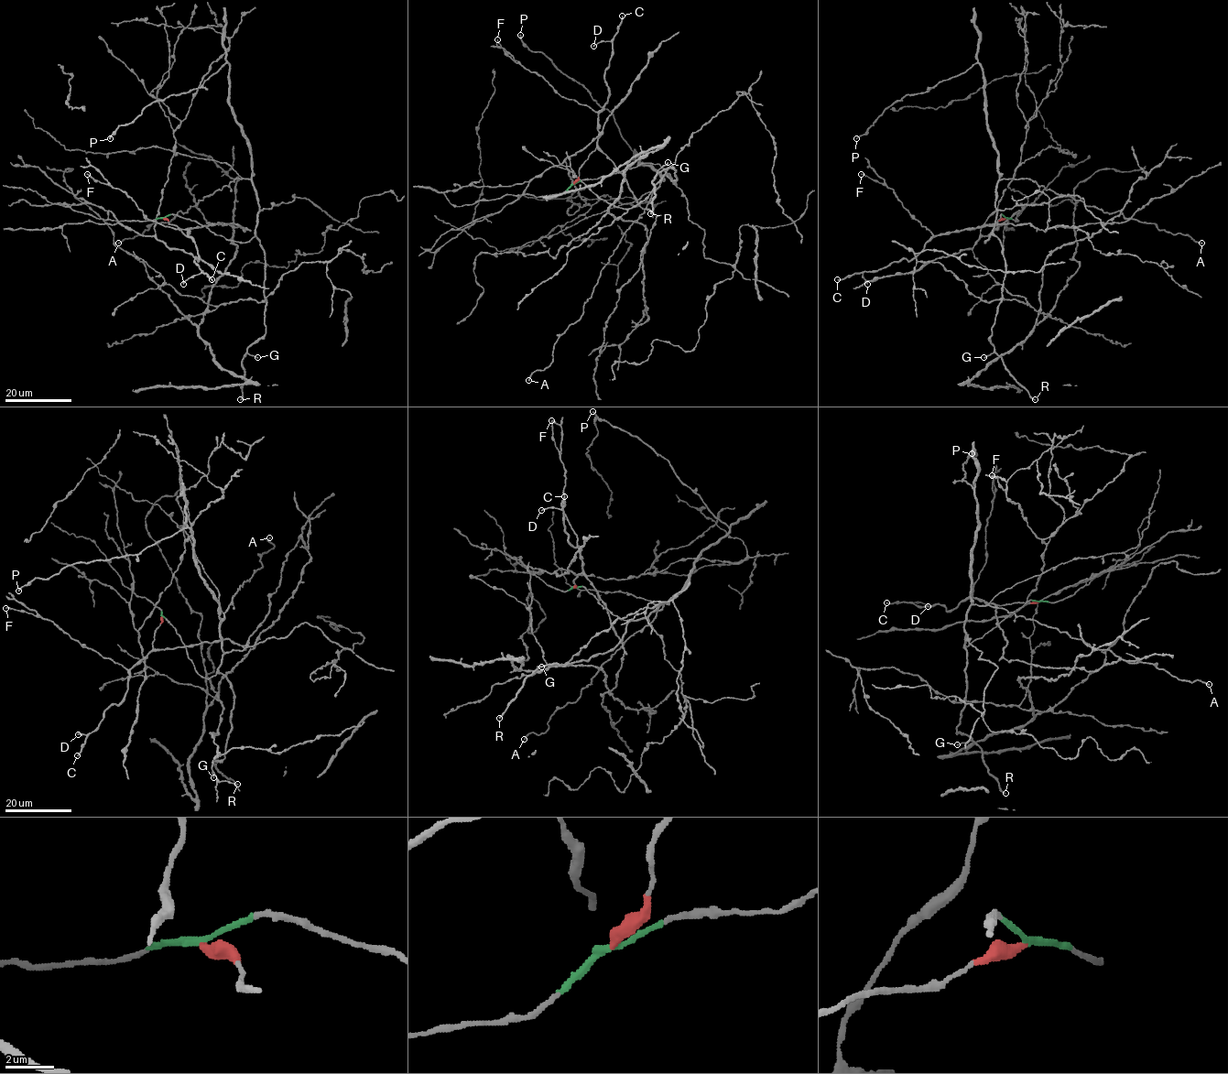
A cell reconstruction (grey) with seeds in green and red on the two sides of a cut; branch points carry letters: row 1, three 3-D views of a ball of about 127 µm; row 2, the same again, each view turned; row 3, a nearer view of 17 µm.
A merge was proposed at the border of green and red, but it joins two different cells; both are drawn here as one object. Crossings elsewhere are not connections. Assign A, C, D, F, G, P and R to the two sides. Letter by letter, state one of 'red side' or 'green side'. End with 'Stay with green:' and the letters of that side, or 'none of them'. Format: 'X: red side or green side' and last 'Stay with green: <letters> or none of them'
A: green side
C: red side
D: red side
F: red side
G: green side
P: green side
R: green side
Stay with green: A, G, P, R

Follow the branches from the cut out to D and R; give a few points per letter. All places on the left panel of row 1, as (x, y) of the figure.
D: (163, 219), (186, 229), (195, 244), (198, 261), (194, 262), (202, 271), (189, 277), (183, 284)
R: (163, 219), (178, 214), (227, 239), (247, 243), (255, 235), (259, 241), (266, 332), (243, 358), (240, 400)

